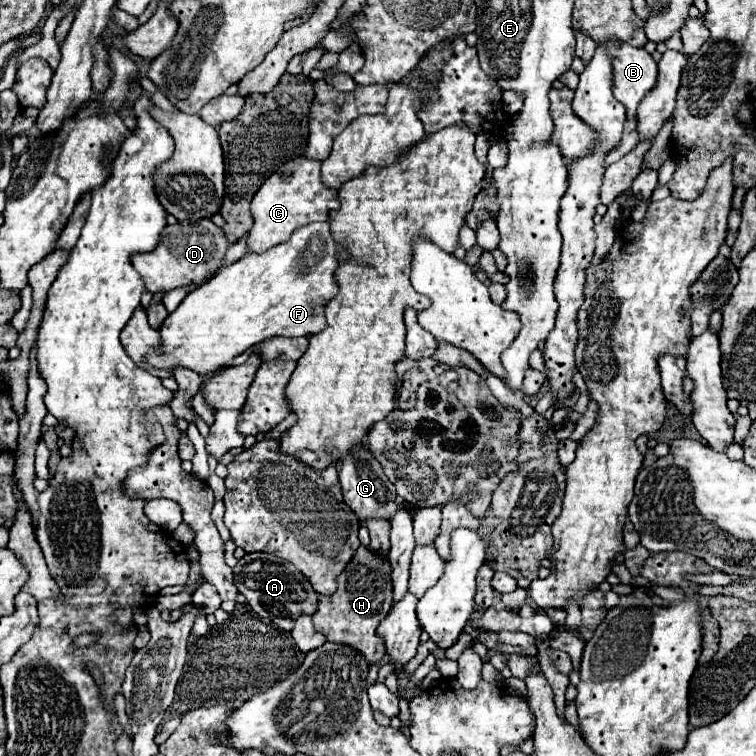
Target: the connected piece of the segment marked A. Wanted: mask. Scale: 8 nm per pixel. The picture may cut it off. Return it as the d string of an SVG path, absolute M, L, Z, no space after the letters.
M273 556L269 560L253 560L253 562L239 560L237 566L233 568L233 572L235 572L235 586L237 586L239 594L243 594L247 598L247 604L251 606L251 610L259 618L273 622L283 632L291 632L295 620L301 614L317 612L319 594L313 590L309 580L293 564L289 564L281 558Z

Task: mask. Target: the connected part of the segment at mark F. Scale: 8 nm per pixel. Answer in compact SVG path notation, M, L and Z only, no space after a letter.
M315 222L303 228L297 228L291 238L283 244L273 246L263 254L245 254L231 266L221 268L209 282L189 292L183 302L171 312L159 328L161 348L159 352L149 352L147 362L153 368L175 370L189 368L201 376L215 374L217 368L227 368L233 364L233 358L249 350L251 346L275 338L275 336L313 336L325 328L323 306L337 294L335 268L339 260L335 258L337 248L331 238L329 222Z

